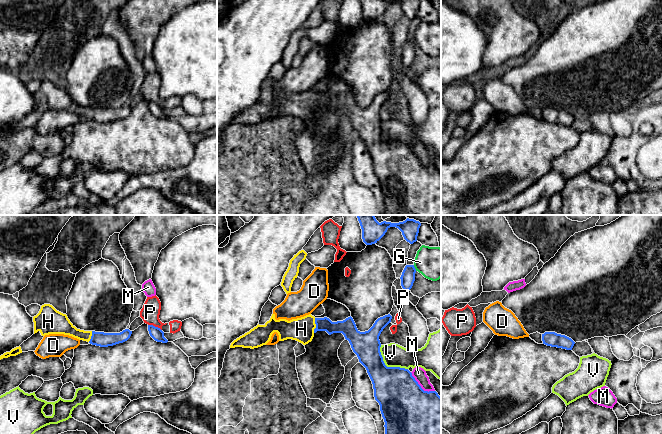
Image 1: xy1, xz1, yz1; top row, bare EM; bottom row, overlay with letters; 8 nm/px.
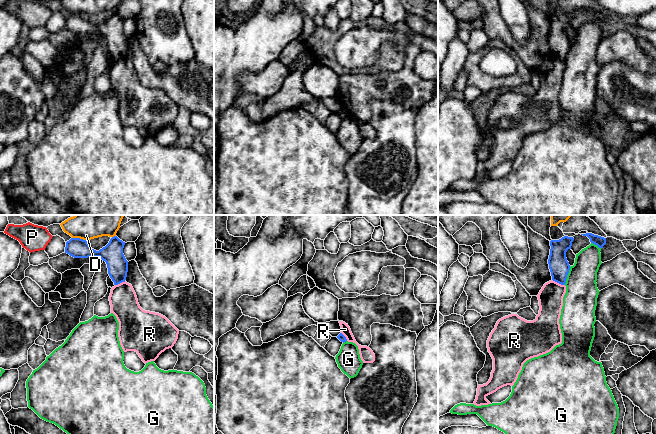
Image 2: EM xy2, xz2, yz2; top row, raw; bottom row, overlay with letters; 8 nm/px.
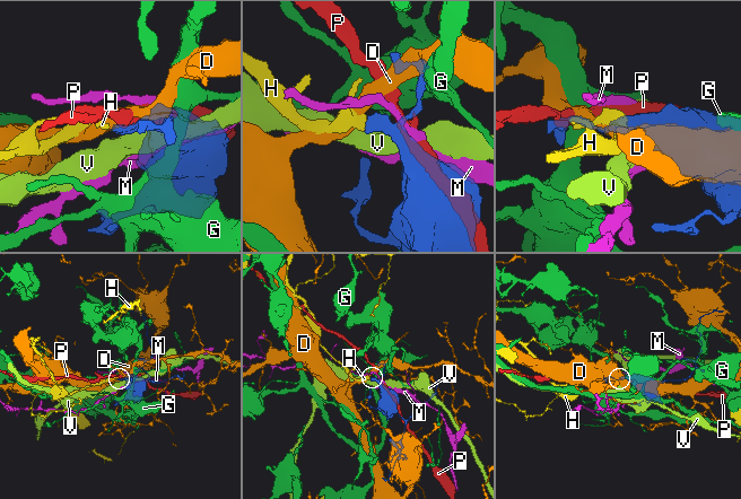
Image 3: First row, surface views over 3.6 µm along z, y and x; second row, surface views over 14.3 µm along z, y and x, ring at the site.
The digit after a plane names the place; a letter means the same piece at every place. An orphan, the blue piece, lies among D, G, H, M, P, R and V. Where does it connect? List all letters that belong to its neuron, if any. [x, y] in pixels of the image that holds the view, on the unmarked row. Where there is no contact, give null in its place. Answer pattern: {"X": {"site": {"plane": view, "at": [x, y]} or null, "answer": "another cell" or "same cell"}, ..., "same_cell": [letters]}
{"D": {"site": {"plane": "xy2", "at": [79, 14]}, "answer": "another cell"}, "G": {"site": {"plane": "yz2", "at": [567, 50]}, "answer": "another cell"}, "H": {"site": {"plane": "xz1", "at": [316, 101]}, "answer": "same cell"}, "M": {"site": {"plane": "xz1", "at": [420, 162]}, "answer": "another cell"}, "P": {"site": {"plane": "xy1", "at": [154, 102]}, "answer": "another cell"}, "R": {"site": {"plane": "yz2", "at": [558, 58]}, "answer": "another cell"}, "V": {"site": {"plane": "xz1", "at": [386, 142]}, "answer": "another cell"}, "same_cell": ["H"]}

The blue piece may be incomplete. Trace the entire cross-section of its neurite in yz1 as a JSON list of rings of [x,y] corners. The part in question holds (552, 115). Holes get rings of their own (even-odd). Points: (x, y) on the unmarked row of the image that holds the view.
[[[545,108],[542,110],[542,117],[543,120],[551,123],[557,123],[557,124],[562,124],[566,126],[572,126],[575,118],[561,110],[557,110],[555,108]]]

